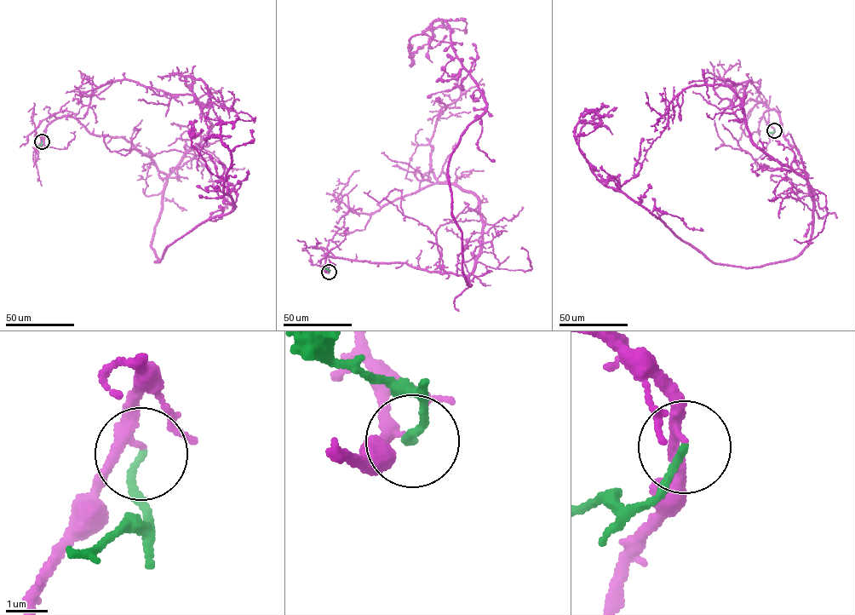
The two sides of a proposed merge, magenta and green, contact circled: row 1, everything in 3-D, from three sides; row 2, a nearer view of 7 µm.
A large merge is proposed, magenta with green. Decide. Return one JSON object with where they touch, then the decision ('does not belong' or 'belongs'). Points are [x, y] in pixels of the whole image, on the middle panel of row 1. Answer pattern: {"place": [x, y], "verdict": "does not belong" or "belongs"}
{"place": [329, 272], "verdict": "does not belong"}

